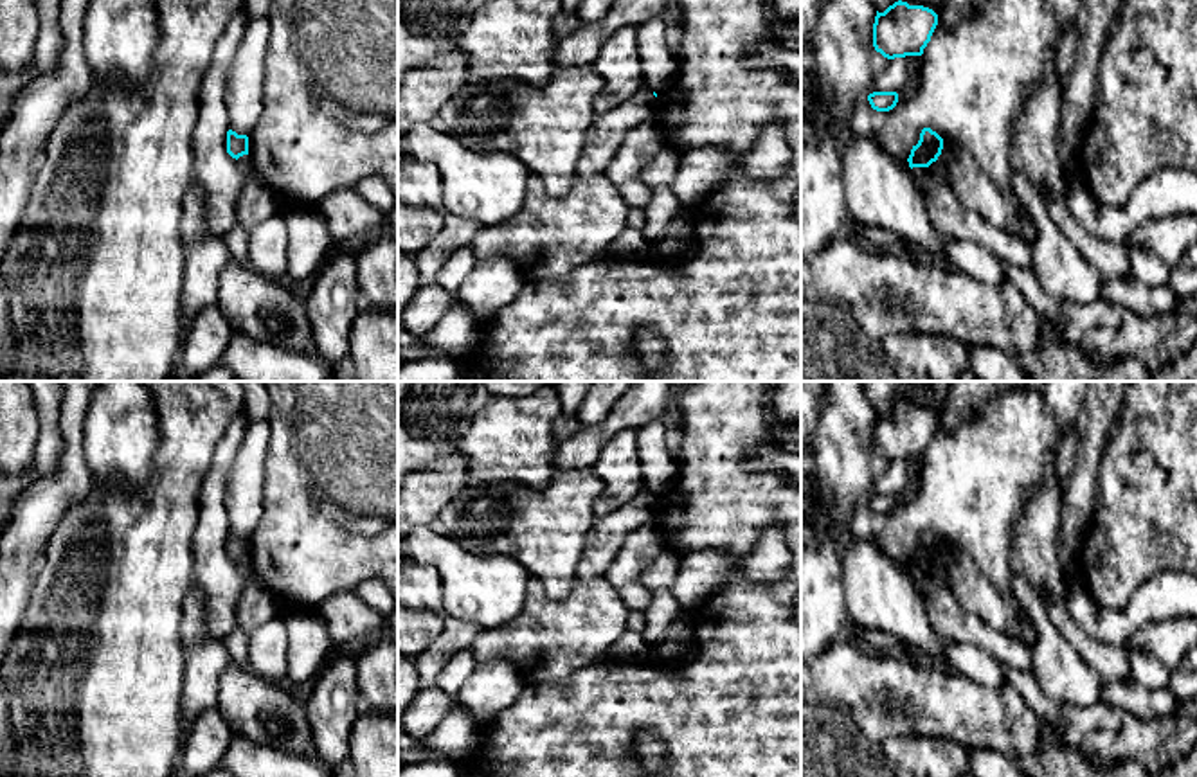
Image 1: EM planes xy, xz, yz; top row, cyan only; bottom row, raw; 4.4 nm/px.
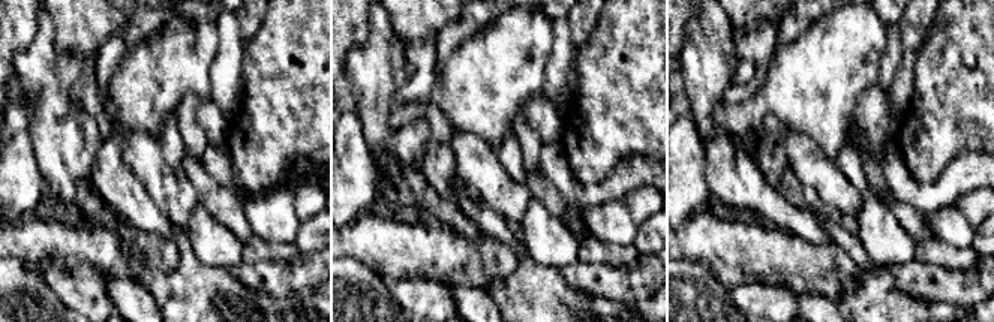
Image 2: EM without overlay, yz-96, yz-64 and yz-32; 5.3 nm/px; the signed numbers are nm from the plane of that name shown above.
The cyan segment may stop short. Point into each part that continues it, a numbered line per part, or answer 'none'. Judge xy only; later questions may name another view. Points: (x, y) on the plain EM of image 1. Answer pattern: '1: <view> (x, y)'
none

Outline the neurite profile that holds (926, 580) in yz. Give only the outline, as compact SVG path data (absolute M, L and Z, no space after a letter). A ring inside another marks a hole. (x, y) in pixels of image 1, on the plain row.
M936 563L929 570L913 570L911 572L918 592L922 594L922 599L925 601L931 592L943 583L943 572L941 567Z

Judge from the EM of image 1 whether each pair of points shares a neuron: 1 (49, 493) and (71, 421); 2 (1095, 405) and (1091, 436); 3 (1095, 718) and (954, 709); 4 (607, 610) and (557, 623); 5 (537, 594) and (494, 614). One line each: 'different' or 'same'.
1: same
2: same
3: different
4: same
5: different

